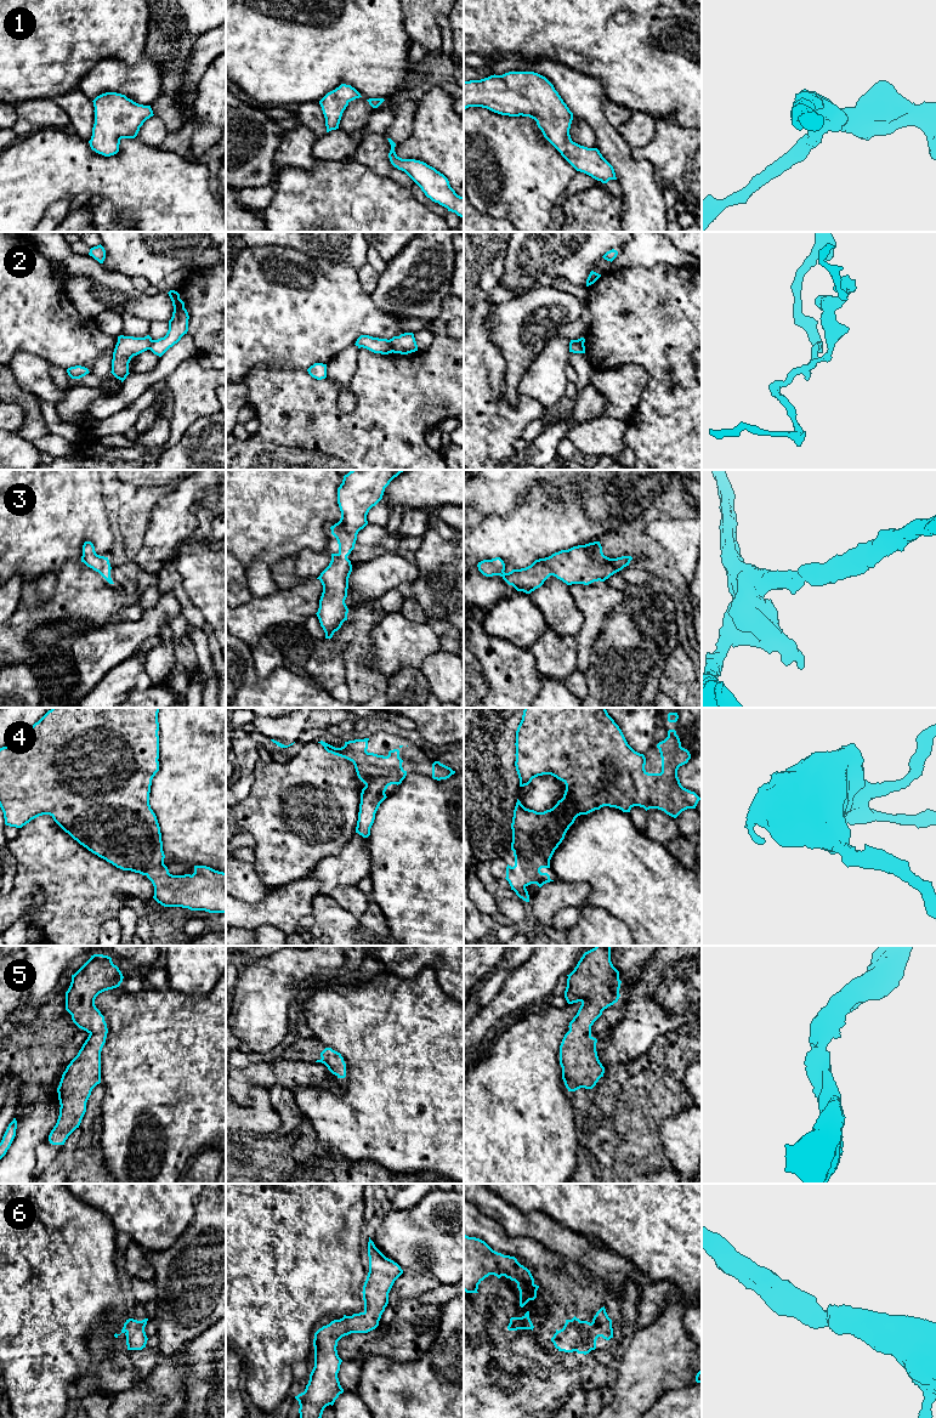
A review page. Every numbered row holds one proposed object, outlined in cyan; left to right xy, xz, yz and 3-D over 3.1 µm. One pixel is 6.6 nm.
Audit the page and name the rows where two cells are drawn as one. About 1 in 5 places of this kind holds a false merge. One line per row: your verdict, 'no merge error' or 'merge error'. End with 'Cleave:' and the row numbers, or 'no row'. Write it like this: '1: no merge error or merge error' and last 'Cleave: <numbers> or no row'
1: no merge error
2: merge error
3: no merge error
4: no merge error
5: no merge error
6: no merge error
Cleave: 2

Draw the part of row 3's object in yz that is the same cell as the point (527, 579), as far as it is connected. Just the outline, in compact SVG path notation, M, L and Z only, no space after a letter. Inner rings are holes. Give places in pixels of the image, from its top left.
M600 541L561 550L549 557L535 560L531 566L505 573L500 557L478 562L478 571L486 577L500 575L517 591L531 594L554 575L567 585L605 582L629 566L631 556L609 558L603 555Z

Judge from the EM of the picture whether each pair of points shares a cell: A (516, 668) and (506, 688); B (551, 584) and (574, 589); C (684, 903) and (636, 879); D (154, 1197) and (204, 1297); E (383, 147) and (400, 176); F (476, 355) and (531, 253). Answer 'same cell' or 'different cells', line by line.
A: same cell
B: different cells
C: same cell
D: different cells
E: same cell
F: different cells

